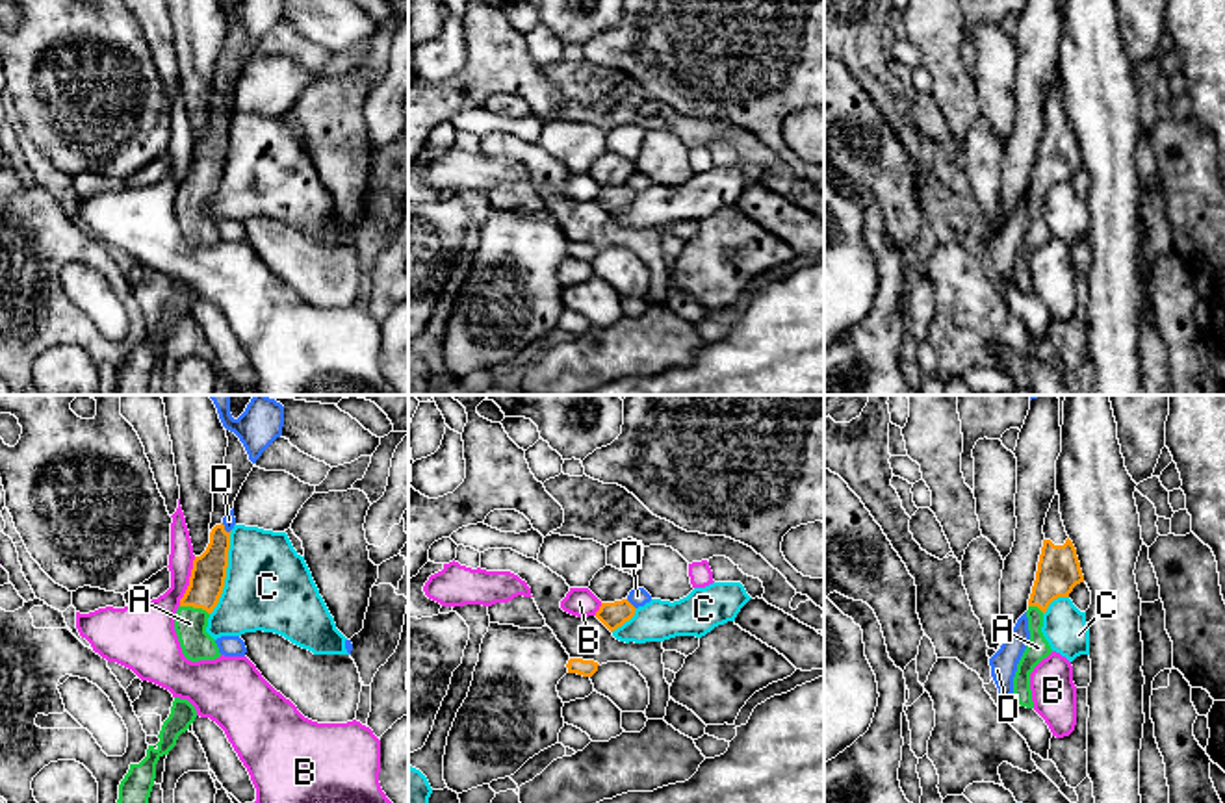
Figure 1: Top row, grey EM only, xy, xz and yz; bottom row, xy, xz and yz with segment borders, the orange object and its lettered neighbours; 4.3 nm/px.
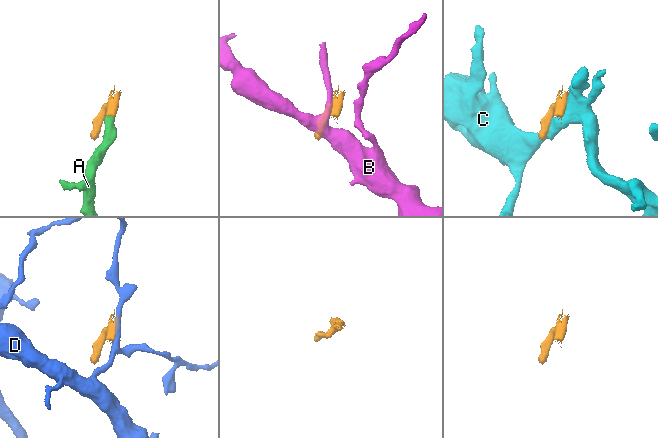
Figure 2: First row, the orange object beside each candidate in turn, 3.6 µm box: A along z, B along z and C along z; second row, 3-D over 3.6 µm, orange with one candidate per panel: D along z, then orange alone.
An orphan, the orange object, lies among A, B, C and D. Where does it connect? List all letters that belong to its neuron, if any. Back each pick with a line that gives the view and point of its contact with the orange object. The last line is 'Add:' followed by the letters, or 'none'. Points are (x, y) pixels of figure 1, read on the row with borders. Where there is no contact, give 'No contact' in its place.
A: Touches orange at xy (195, 607)
Add: A

